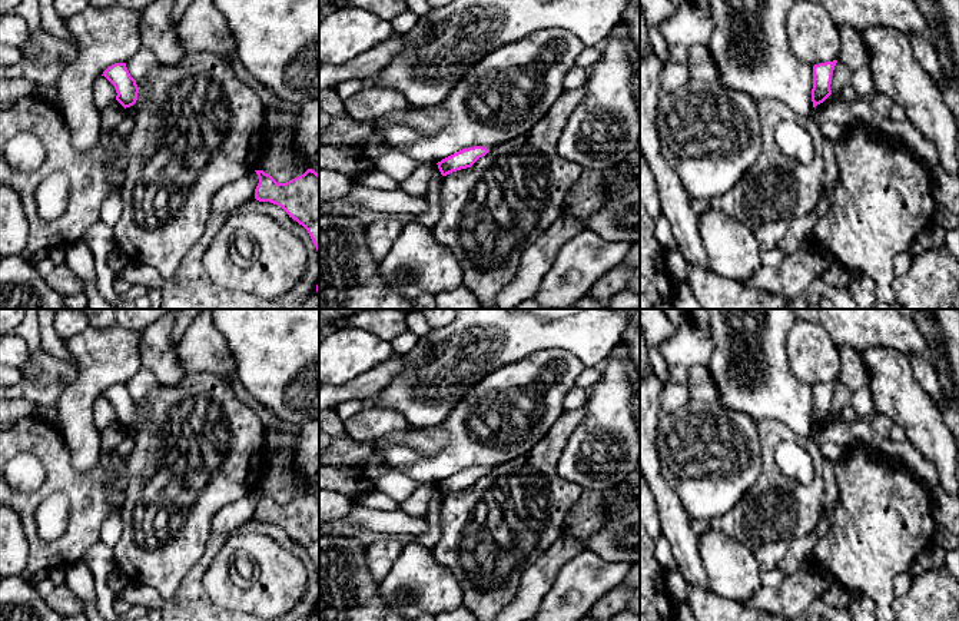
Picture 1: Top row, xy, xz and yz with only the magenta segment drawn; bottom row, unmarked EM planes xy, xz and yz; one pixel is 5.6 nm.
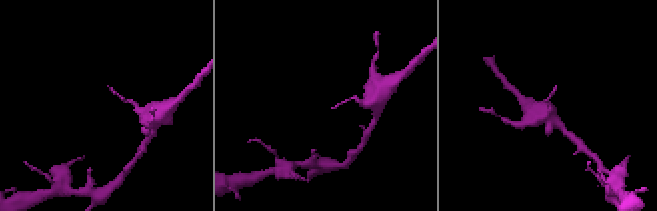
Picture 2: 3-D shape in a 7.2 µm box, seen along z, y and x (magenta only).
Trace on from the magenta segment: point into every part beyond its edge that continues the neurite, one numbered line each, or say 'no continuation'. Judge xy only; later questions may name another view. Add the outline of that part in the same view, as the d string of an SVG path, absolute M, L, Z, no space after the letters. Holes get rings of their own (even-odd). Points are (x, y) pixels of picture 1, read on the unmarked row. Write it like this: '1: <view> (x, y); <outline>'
no continuation

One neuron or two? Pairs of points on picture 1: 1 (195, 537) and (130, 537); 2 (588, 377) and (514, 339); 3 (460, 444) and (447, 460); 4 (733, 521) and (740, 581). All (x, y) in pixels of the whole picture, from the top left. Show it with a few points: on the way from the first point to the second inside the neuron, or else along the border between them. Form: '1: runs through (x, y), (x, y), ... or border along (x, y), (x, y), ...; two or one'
1: runs through (179, 551), (146, 551); one
2: border along (586, 367), (594, 368); two
3: runs through (458, 448), (451, 455); one
4: border along (710, 527), (740, 541), (756, 564); two

